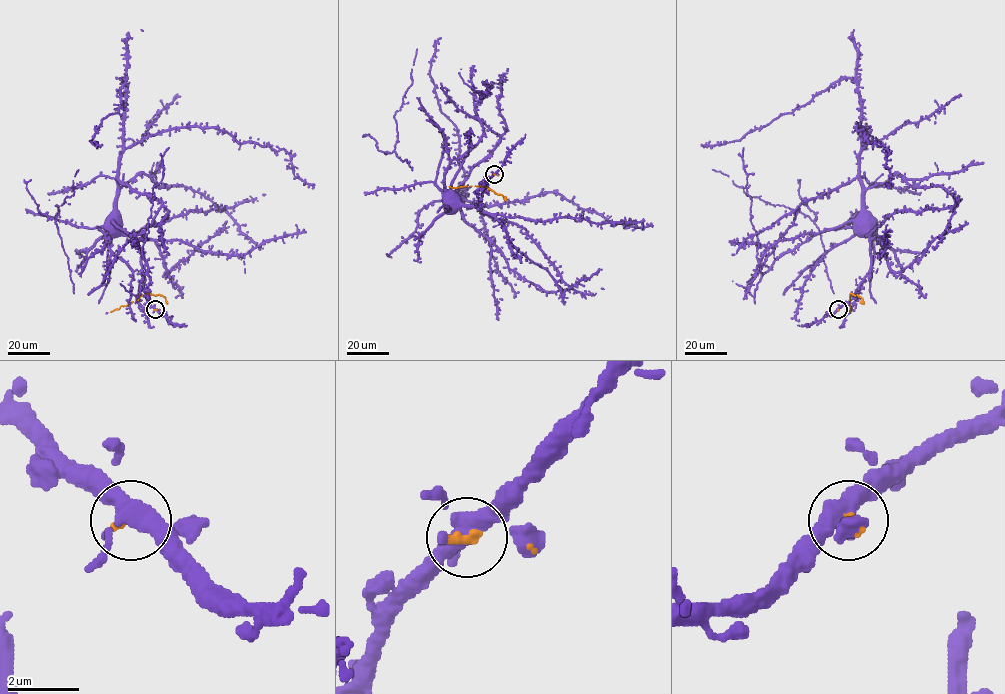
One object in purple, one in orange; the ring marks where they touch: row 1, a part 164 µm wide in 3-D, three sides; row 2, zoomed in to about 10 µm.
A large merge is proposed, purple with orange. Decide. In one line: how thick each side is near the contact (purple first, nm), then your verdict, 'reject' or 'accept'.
400/240 nm | accept

